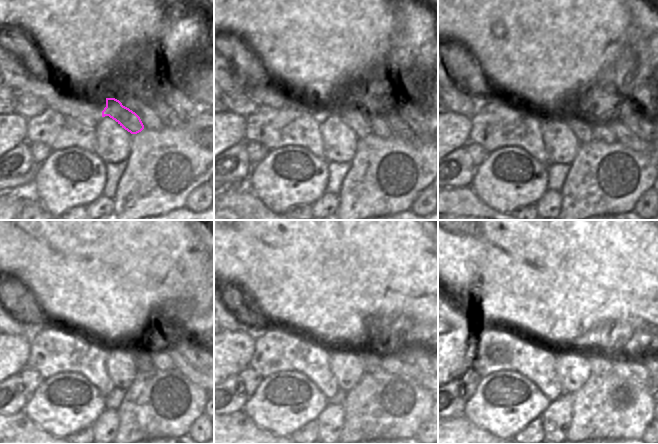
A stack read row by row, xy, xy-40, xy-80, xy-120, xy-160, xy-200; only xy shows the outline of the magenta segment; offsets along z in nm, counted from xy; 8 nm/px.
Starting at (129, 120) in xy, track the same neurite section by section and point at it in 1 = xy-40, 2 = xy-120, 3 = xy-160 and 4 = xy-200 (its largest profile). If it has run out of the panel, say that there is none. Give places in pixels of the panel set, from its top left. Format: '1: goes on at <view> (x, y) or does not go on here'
1: goes on at xy-40 (354, 120)
2: goes on at xy-120 (143, 362)
3: goes on at xy-160 (370, 363)
4: goes on at xy-200 (599, 366)

